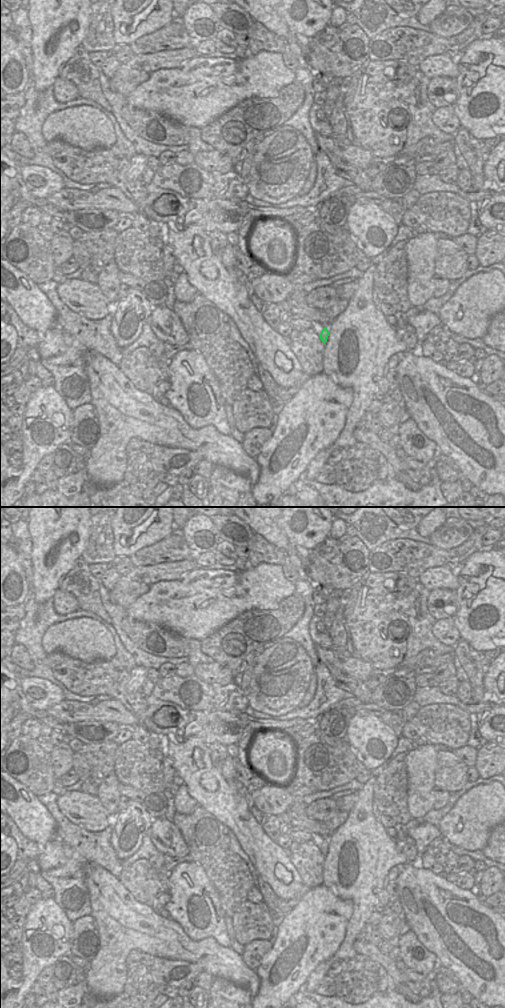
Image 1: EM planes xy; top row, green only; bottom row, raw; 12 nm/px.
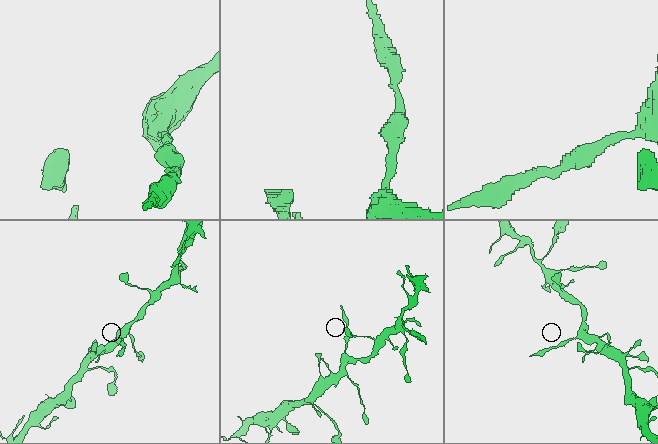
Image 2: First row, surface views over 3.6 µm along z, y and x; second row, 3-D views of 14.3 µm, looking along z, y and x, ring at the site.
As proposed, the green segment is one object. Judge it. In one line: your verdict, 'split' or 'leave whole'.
split

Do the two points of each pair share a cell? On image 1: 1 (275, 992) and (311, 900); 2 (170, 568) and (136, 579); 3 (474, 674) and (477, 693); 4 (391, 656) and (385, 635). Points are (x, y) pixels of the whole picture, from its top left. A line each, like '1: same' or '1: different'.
1: same
2: same
3: same
4: same

